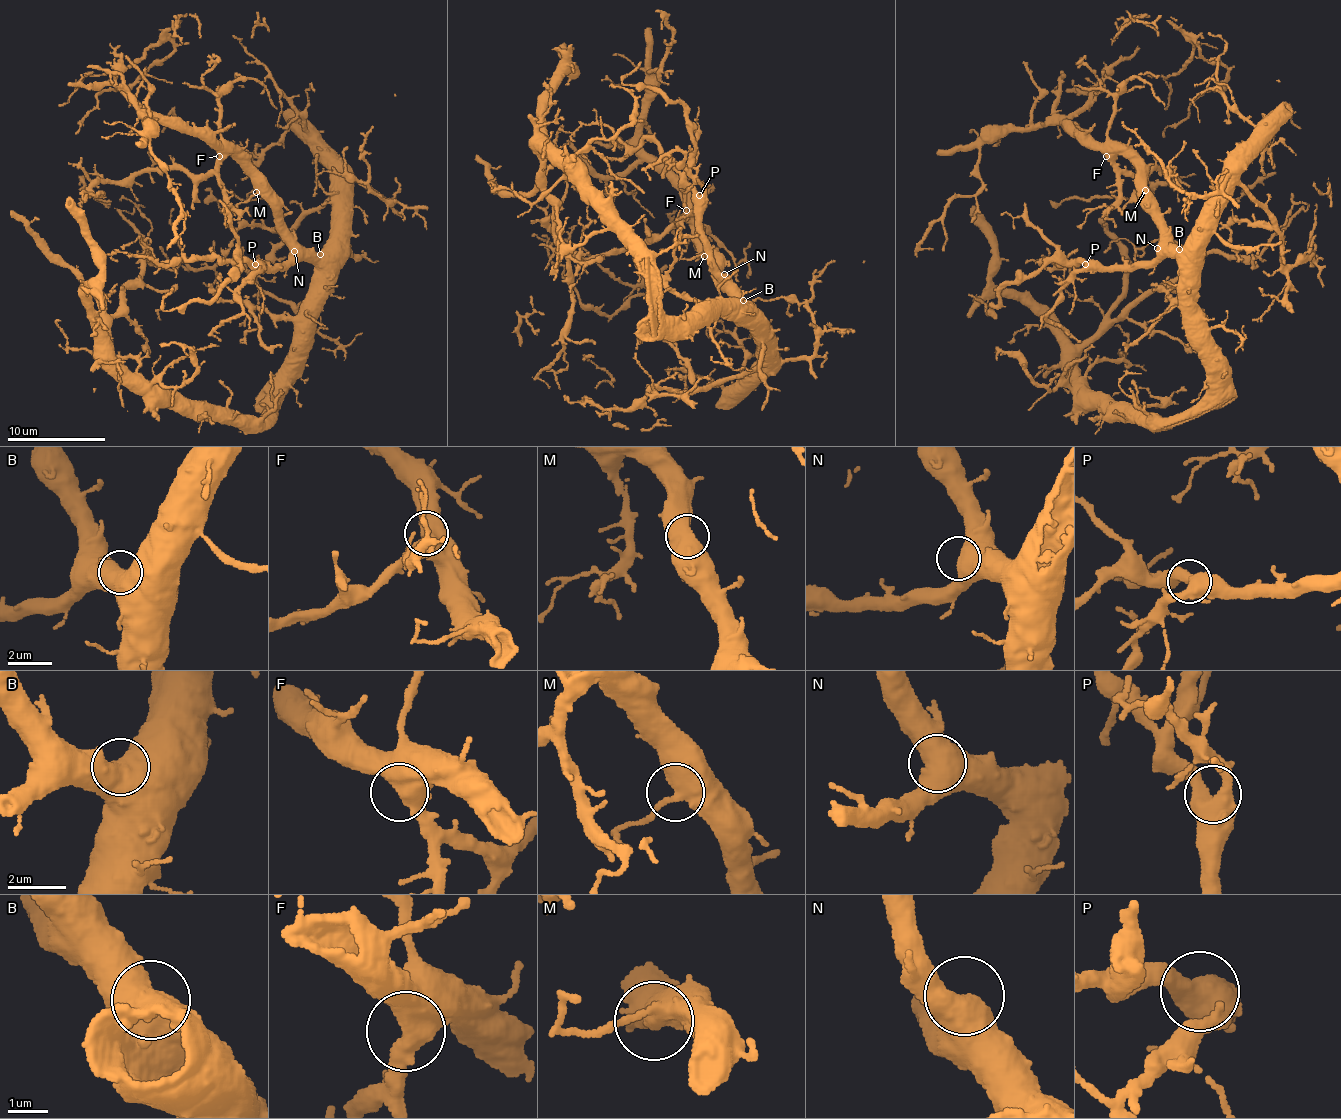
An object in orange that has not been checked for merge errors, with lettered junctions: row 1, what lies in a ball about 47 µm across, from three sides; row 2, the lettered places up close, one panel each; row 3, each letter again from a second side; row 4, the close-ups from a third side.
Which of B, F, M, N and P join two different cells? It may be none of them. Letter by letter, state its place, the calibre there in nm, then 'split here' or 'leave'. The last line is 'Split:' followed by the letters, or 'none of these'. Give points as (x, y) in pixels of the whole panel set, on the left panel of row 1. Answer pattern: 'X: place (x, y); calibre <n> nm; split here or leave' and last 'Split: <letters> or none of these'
B: place (320, 254); calibre 850 nm; leave
F: place (219, 156); calibre 650 nm; leave
M: place (256, 192); calibre 500 nm; leave
N: place (294, 251); calibre 800 nm; leave
P: place (255, 264); calibre 480 nm; leave
Split: none of these

